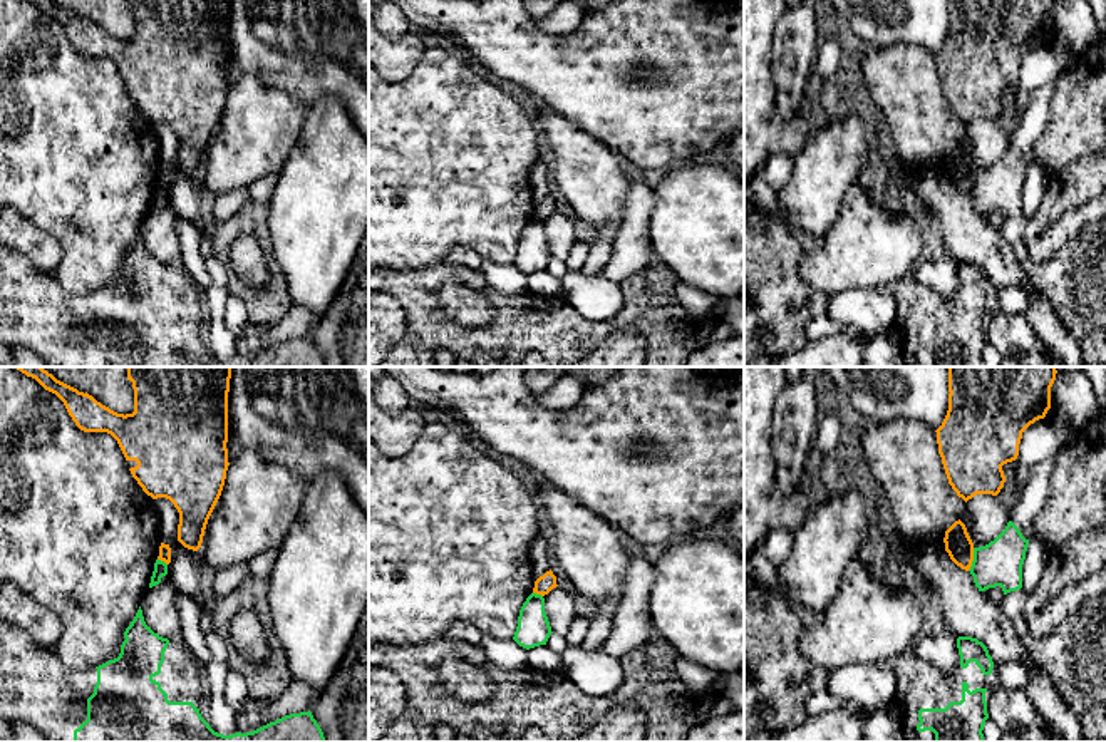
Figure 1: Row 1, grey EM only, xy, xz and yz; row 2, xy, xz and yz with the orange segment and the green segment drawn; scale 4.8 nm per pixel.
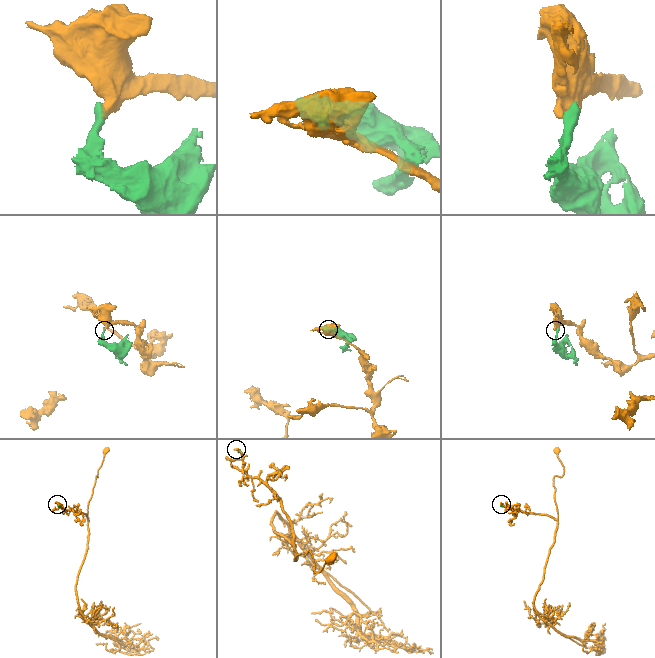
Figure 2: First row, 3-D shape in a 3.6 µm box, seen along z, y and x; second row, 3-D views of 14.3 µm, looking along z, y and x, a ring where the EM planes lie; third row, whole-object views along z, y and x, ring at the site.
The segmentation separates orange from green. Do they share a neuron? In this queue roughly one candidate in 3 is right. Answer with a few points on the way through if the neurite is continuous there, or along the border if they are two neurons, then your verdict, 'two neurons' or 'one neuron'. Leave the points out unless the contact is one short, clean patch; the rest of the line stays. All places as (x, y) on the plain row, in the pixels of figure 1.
along yz (974, 173), (974, 183), (967, 195) | two neurons

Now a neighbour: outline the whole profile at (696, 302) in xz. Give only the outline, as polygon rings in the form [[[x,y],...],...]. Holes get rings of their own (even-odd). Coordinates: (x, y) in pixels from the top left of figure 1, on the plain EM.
[[[682,281],[675,283],[675,295],[677,305],[687,310],[690,315],[709,313],[719,303],[719,298],[716,298],[714,295],[689,286]]]

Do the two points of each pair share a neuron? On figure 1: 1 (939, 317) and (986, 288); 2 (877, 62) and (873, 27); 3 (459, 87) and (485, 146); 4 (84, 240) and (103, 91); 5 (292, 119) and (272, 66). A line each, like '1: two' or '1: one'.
1: one
2: two
3: one
4: one
5: two

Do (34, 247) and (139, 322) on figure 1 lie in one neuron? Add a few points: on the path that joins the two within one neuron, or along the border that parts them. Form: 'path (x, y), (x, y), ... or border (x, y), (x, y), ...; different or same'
border (19, 250), (39, 268), (52, 273); different

